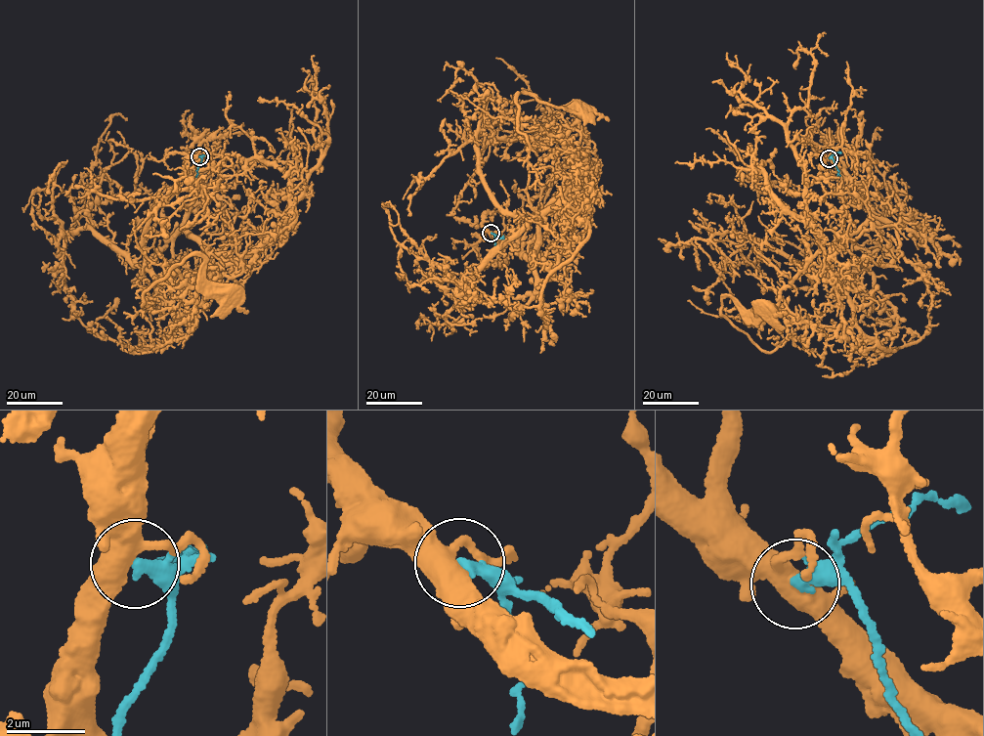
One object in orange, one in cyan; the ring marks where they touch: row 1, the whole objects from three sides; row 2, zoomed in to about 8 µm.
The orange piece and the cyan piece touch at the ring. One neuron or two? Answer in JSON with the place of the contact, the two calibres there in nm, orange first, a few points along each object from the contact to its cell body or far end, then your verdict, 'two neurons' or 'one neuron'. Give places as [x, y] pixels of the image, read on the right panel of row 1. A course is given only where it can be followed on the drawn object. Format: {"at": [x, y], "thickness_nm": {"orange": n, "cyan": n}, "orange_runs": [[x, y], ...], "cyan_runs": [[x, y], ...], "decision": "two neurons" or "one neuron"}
{"at": [829, 158], "thickness_nm": {"orange": 440, "cyan": 320}, "orange_runs": [[829, 158], [871, 218], [833, 248], [835, 304], [769, 352], [720, 315], [728, 295], [768, 310]], "cyan_runs": [[829, 158], [834, 159], [840, 176]], "decision": "two neurons"}

